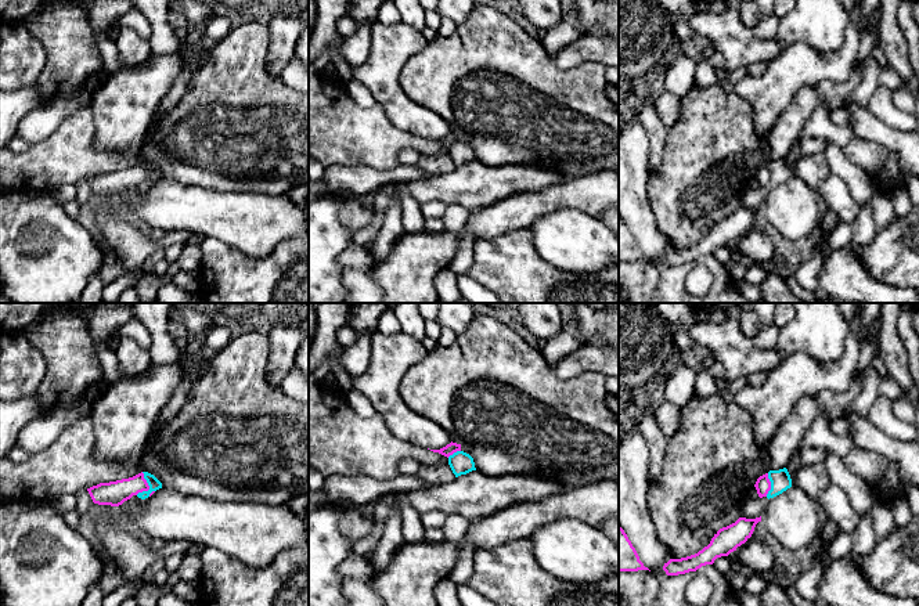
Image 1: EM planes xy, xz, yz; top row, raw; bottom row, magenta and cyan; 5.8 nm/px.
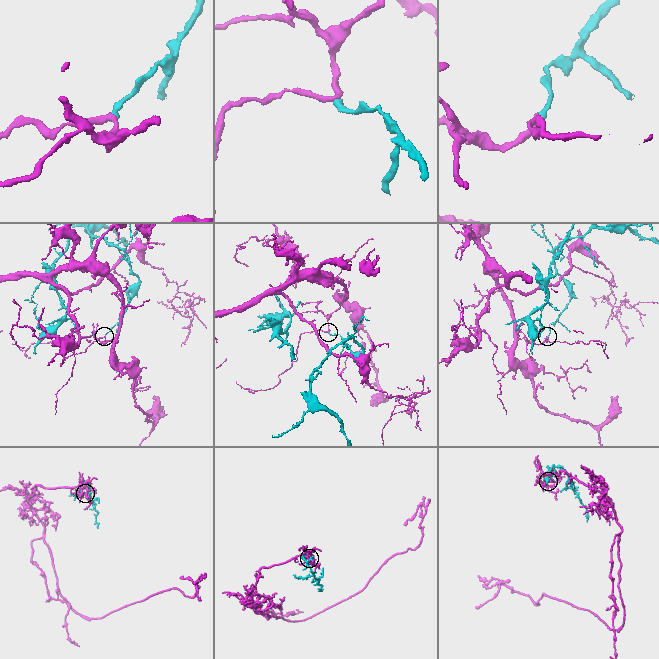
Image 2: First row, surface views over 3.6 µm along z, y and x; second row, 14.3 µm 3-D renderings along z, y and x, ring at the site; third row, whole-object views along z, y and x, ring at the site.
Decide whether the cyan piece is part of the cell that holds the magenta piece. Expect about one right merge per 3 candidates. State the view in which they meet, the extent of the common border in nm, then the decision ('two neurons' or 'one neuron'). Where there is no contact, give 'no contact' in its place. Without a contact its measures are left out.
xy | 140 nm | two neurons

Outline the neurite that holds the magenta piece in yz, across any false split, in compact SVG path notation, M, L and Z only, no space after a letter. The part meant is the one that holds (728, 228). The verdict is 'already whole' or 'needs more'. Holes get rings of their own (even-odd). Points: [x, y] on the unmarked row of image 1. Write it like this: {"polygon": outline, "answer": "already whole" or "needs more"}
{"polygon": "M761 206L756 209L739 208L735 213L720 219L702 241L686 248L670 249L664 253L663 260L667 266L678 266L713 255L717 248L728 246L745 234L758 212L761 212Z", "answer": "already whole"}

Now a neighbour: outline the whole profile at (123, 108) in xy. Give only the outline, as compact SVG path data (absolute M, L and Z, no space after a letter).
M152 53L144 64L108 75L90 101L97 149L136 155L181 68L180 54Z

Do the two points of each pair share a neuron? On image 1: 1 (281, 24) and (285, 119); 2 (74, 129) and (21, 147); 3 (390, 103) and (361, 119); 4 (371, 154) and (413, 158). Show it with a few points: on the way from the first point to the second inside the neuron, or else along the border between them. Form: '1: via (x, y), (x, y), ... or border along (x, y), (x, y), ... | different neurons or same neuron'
1: border along (270, 44), (267, 72), (278, 78) | different neurons
2: border along (31, 145), (24, 152), (14, 152) | different neurons
3: border along (377, 101), (384, 108), (388, 119), (403, 132) | different neurons
4: border along (421, 155), (411, 148), (403, 148), (397, 163) | different neurons

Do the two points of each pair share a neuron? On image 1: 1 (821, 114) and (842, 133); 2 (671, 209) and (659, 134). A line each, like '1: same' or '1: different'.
1: same
2: different

